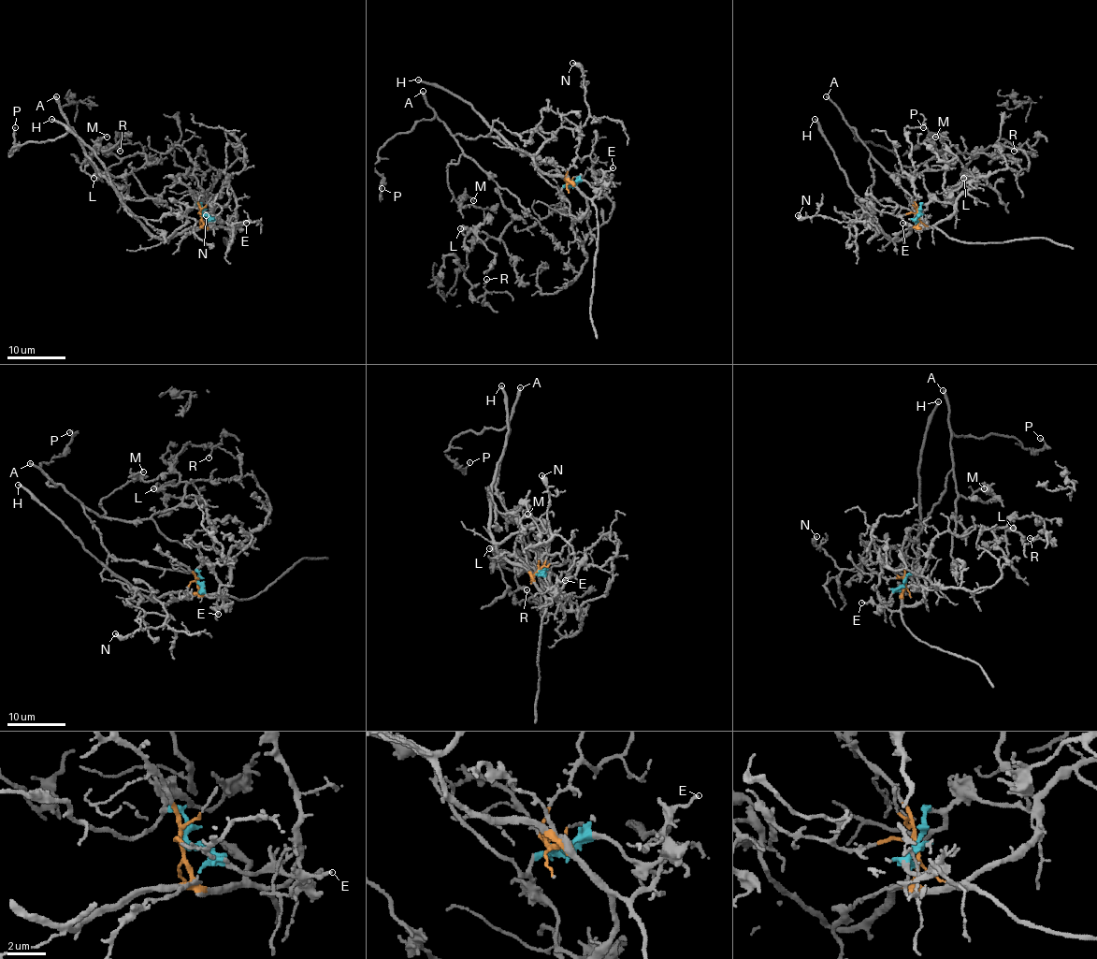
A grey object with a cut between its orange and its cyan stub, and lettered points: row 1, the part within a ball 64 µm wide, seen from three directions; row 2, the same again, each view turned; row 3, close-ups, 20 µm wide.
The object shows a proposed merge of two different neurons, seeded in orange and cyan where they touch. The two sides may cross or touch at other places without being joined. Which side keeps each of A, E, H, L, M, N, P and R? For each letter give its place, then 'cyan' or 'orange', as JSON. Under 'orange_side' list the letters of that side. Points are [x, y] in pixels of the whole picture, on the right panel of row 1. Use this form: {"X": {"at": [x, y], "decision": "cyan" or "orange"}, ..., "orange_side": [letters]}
{"A": {"at": [826, 96], "decision": "cyan"}, "E": {"at": [902, 223], "decision": "cyan"}, "H": {"at": [815, 119], "decision": "orange"}, "L": {"at": [963, 178], "decision": "cyan"}, "M": {"at": [935, 137], "decision": "cyan"}, "N": {"at": [798, 215], "decision": "orange"}, "P": {"at": [923, 127], "decision": "cyan"}, "R": {"at": [1014, 151], "decision": "cyan"}, "orange_side": ["H", "N"]}

